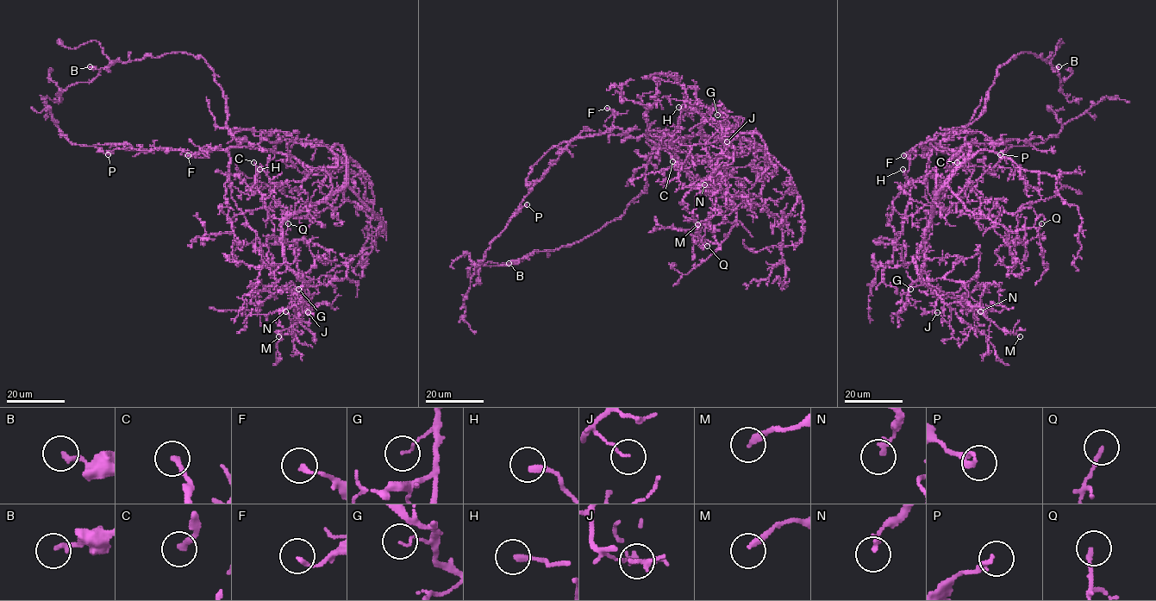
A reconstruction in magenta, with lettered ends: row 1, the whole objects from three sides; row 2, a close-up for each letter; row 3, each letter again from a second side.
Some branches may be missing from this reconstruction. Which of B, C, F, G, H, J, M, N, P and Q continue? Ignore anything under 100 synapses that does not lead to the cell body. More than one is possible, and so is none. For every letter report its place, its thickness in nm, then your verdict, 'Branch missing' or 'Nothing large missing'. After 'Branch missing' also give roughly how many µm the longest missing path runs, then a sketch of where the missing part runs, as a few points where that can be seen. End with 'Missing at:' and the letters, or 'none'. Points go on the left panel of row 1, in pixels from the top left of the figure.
B: Place: (90, 66). Thickness 200 nm. Nothing large missing
C: Place: (253, 162). Thickness 240 nm. Branch missing. Missing length about 50 µm. Course of what is missing: (253, 162), (246, 149), (236, 145), (250, 134), (253, 125), (247, 89), (249, 80), (256, 80)
F: Place: (188, 155). Thickness 170 nm. Nothing large missing
G: Place: (298, 289). Thickness 80 nm. Nothing large missing
H: Place: (259, 169). Thickness 280 nm. Nothing large missing
J: Place: (308, 312). Thickness 60 nm. Nothing large missing
M: Place: (278, 336). Thickness 280 nm. Nothing large missing
N: Place: (285, 311). Thickness 200 nm. Nothing large missing
P: Place: (108, 154). Thickness 220 nm. Nothing large missing
Q: Place: (288, 223). Thickness 190 nm. Nothing large missing
Missing at: C

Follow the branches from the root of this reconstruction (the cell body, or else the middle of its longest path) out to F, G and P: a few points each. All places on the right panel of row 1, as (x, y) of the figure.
F: (957, 157), (955, 151), (943, 147), (934, 147), (925, 157), (915, 153), (903, 155)
G: (957, 157), (947, 167), (963, 153), (935, 196), (916, 259), (924, 284), (915, 280), (910, 289)
P: (957, 157), (955, 151), (943, 147), (923, 157), (929, 150), (959, 149), (969, 143), (1011, 147), (1000, 154)

